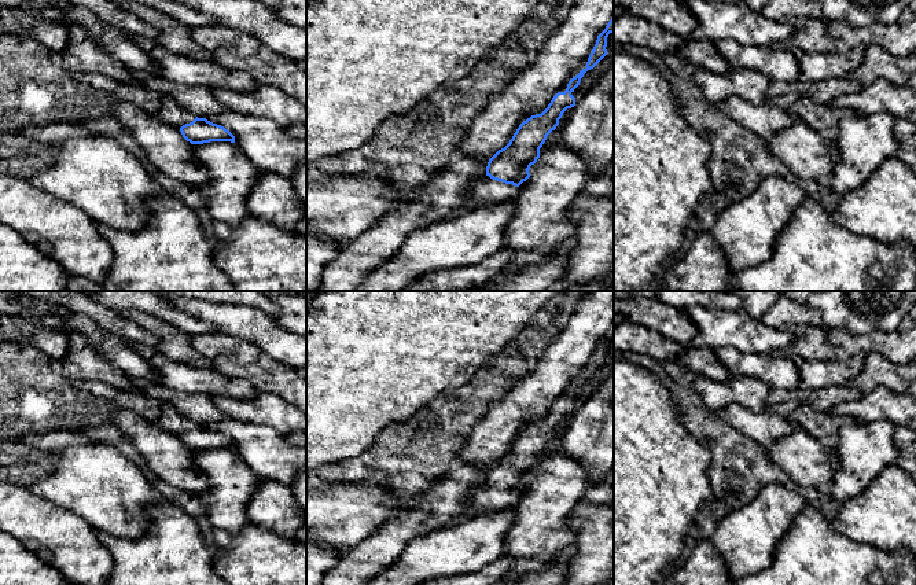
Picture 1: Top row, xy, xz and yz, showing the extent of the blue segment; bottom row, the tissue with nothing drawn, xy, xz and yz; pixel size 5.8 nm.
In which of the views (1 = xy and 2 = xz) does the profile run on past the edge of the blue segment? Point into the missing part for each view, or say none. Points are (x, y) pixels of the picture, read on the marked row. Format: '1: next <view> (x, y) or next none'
1: next xy (169, 111)
2: next xz (484, 191)

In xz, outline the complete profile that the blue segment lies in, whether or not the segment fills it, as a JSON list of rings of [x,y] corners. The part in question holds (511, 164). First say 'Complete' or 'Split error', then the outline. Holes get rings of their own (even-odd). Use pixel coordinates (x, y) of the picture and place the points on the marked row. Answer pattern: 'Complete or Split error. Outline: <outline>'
Split error. Outline: [[[614,18],[597,36],[586,66],[569,81],[564,92],[558,92],[552,98],[541,114],[531,115],[519,125],[509,143],[489,159],[486,174],[468,185],[463,206],[453,210],[450,218],[516,196],[518,187],[530,177],[530,166],[540,158],[540,148],[547,136],[556,129],[563,113],[575,106],[575,98],[571,93],[580,85],[581,78],[607,55],[606,47],[610,33],[614,33]]]

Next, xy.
Split error. Outline: [[[162,95],[159,108],[155,117],[174,128],[191,144],[203,144],[210,141],[231,141],[235,143],[235,136],[221,125],[213,124],[206,118],[198,118],[192,113],[184,110],[177,102]]]

